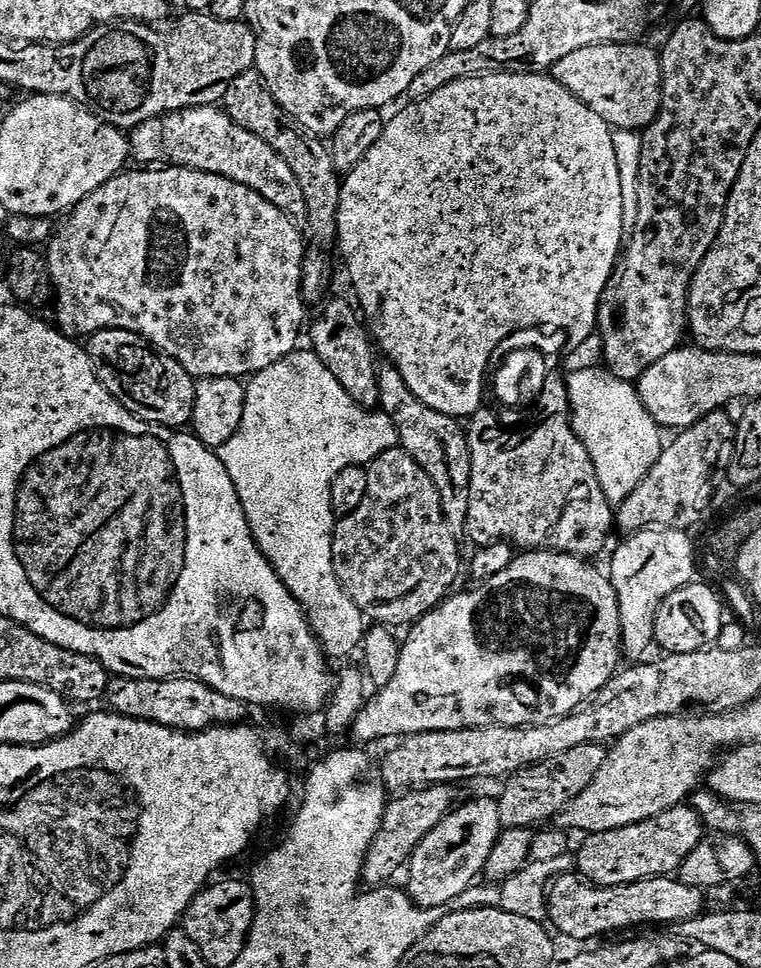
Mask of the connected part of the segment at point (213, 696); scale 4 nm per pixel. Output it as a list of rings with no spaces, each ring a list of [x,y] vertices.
[[[116,674],[109,679],[103,699],[108,700],[107,707],[111,711],[119,712],[122,716],[148,720],[152,724],[179,728],[186,732],[198,732],[213,726],[232,726],[243,721],[240,719],[246,712],[246,706],[242,701],[230,698],[206,686],[200,680],[183,674],[167,678],[143,674]]]

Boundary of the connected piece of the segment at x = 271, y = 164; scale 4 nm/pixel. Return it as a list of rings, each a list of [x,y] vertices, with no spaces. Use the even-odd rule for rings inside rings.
[[[188,107],[153,116],[135,125],[130,132],[130,152],[144,166],[168,165],[177,168],[197,168],[203,172],[226,176],[260,192],[270,203],[288,213],[293,221],[307,221],[306,197],[298,187],[294,170],[286,166],[286,158],[274,150],[258,134],[238,126],[225,114],[223,107]]]

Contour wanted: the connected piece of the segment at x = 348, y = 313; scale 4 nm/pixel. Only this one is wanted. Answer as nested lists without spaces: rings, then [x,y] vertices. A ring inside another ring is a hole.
[[[344,300],[330,301],[321,310],[320,317],[312,324],[310,348],[311,351],[318,354],[318,358],[322,358],[322,362],[328,367],[330,374],[334,374],[334,378],[338,378],[338,382],[342,382],[346,394],[354,397],[358,404],[372,406],[377,403],[380,394],[377,353],[374,351],[369,329],[366,327],[361,313],[353,305],[352,308]]]

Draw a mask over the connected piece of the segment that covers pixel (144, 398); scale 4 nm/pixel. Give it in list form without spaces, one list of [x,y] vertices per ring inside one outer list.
[[[104,328],[94,332],[86,340],[86,351],[96,377],[102,382],[104,389],[122,405],[130,414],[148,424],[159,424],[161,428],[183,429],[192,419],[194,410],[194,394],[196,393],[196,380],[192,373],[180,365],[179,360],[166,350],[156,347],[152,341],[136,332],[125,328]]]

